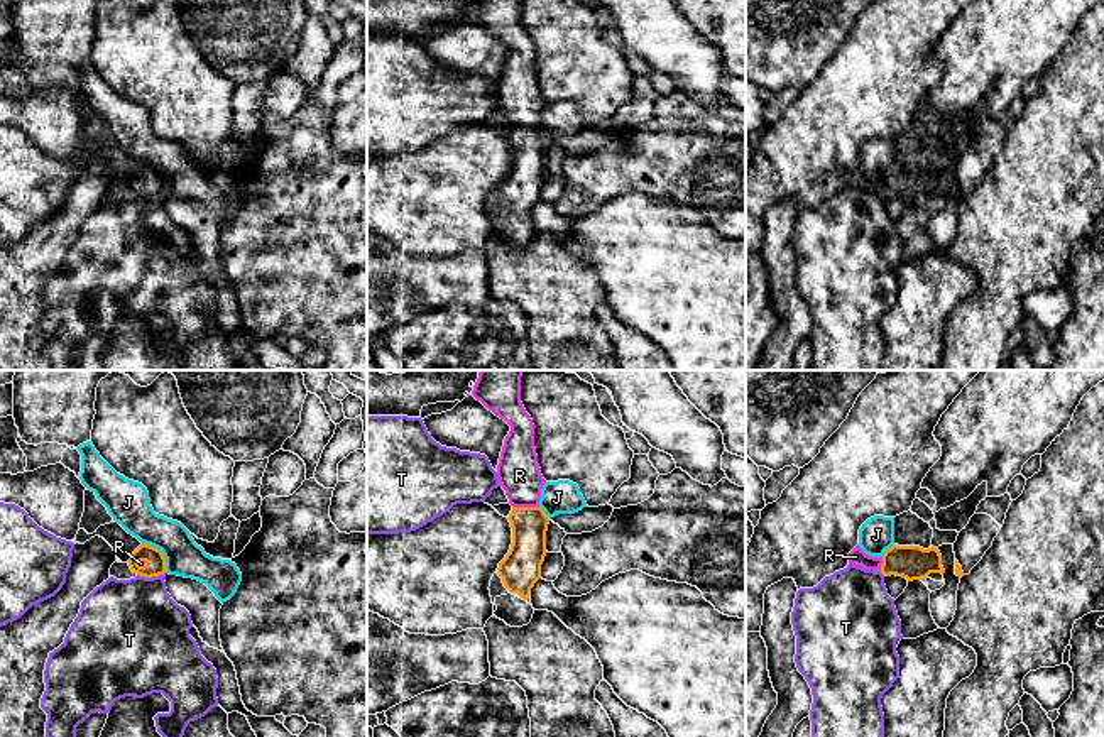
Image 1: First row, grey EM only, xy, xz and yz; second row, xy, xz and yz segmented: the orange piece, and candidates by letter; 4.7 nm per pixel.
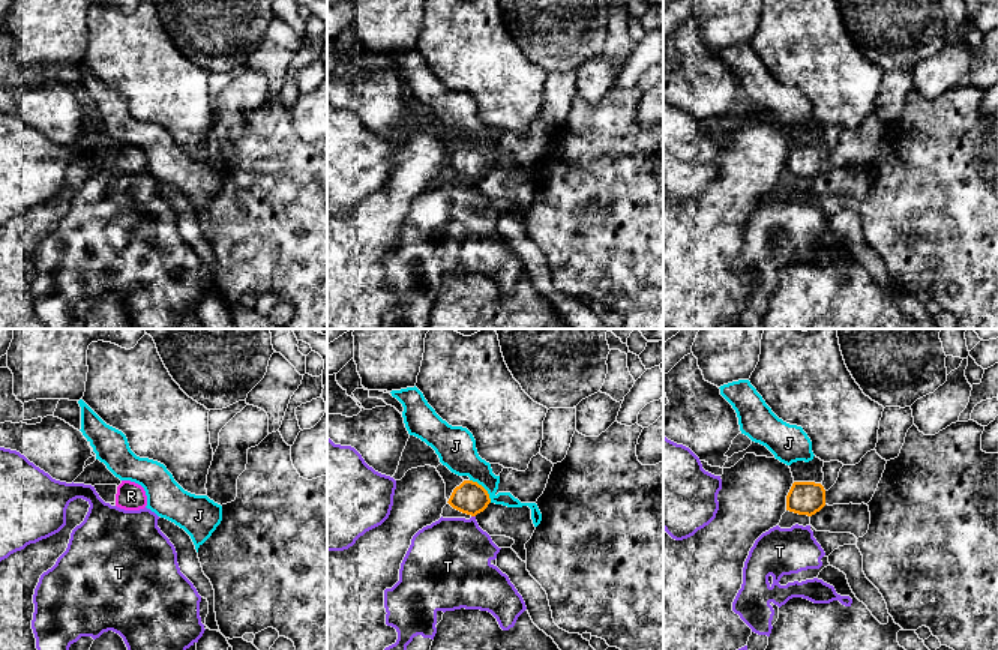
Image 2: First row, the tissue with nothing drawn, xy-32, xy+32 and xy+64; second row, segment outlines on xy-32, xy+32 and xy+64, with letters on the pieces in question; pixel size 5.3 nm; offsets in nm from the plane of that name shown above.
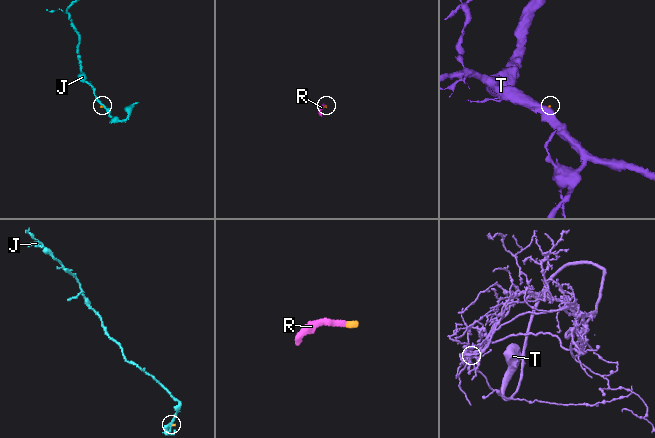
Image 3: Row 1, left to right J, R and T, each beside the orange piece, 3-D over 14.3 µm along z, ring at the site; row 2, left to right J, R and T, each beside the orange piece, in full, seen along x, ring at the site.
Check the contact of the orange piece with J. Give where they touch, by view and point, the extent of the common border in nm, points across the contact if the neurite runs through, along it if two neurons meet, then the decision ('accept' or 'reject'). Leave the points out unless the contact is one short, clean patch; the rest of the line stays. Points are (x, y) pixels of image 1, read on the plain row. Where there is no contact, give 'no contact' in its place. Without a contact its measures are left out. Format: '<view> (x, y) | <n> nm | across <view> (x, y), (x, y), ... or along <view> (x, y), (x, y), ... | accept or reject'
xy (161, 174) | 190 nm | along xy (142, 163), (161, 173), (166, 193) | reject

